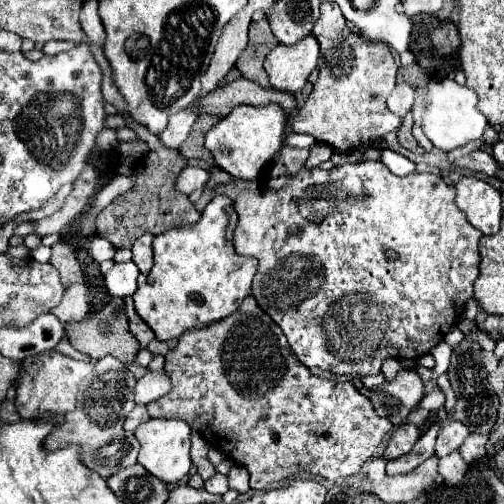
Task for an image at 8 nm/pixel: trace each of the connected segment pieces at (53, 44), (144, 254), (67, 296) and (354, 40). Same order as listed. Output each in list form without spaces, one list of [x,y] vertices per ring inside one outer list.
[[[48,41],[46,45],[44,45],[44,53],[46,55],[56,55],[56,53],[62,53],[62,51],[68,51],[68,49],[72,49],[76,43],[72,43],[72,41]]]
[[[144,233],[136,239],[136,243],[132,247],[132,253],[134,253],[132,261],[138,265],[140,273],[144,273],[144,275],[152,269],[152,239],[154,239],[154,235]]]
[[[82,283],[66,287],[62,303],[52,309],[60,323],[80,323],[88,315],[88,290]]]
[[[322,3],[320,11],[322,15],[312,31],[320,43],[318,81],[294,117],[292,129],[294,133],[308,133],[336,151],[350,151],[360,143],[380,139],[400,127],[400,117],[386,107],[386,97],[396,85],[398,67],[388,45],[370,43],[354,33],[336,3]]]

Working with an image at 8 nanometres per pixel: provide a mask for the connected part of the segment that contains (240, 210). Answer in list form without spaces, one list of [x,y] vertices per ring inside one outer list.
[[[362,161],[362,163],[354,163],[354,165],[348,163],[348,165],[334,167],[334,169],[330,169],[330,171],[324,171],[324,169],[318,169],[318,167],[316,167],[316,169],[310,169],[310,171],[308,171],[308,169],[302,169],[302,173],[298,173],[298,177],[294,177],[294,181],[290,181],[290,185],[286,185],[286,189],[280,189],[280,191],[274,191],[274,189],[242,191],[242,193],[238,195],[238,199],[234,201],[234,205],[236,205],[236,213],[238,213],[240,219],[238,219],[238,227],[236,227],[236,231],[234,231],[234,247],[236,247],[236,251],[238,251],[240,255],[250,255],[250,257],[256,257],[256,259],[258,259],[258,271],[256,271],[256,275],[254,275],[252,295],[254,295],[256,303],[262,307],[262,311],[268,313],[268,315],[282,327],[282,331],[284,331],[284,335],[286,335],[286,339],[288,339],[288,343],[290,343],[294,355],[302,361],[302,365],[306,365],[306,367],[318,367],[318,369],[330,371],[330,373],[334,373],[334,375],[348,375],[348,377],[354,377],[354,379],[362,379],[362,377],[366,377],[366,375],[378,375],[378,373],[380,373],[380,367],[382,367],[382,361],[388,359],[388,357],[394,357],[394,359],[420,359],[422,355],[430,353],[432,347],[436,347],[436,345],[444,339],[444,335],[460,321],[460,315],[462,315],[462,311],[464,311],[464,305],[466,305],[466,301],[472,297],[472,283],[474,283],[474,279],[478,277],[478,263],[480,263],[478,241],[480,241],[480,237],[482,237],[482,231],[474,229],[474,227],[468,223],[466,215],[458,209],[454,197],[456,197],[456,189],[454,189],[452,185],[446,185],[446,181],[444,181],[440,175],[414,171],[414,173],[410,173],[410,175],[406,175],[406,177],[398,177],[398,175],[394,175],[382,161]]]

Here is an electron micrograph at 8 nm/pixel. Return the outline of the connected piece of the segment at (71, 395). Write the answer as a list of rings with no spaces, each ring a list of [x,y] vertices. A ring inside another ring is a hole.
[[[46,351],[42,355],[38,355],[22,371],[22,379],[20,379],[20,385],[16,391],[16,411],[20,413],[22,419],[38,419],[44,413],[64,415],[68,411],[74,411],[78,385],[88,373],[92,373],[92,369],[94,369],[94,363],[76,361],[58,351]]]

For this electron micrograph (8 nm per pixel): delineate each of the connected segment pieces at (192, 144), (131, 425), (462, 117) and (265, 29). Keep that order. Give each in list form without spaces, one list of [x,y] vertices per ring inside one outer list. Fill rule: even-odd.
[[[196,121],[192,131],[190,131],[190,137],[184,141],[180,153],[184,157],[194,157],[194,159],[202,159],[206,161],[208,165],[214,165],[214,159],[212,159],[212,153],[204,147],[204,135],[206,131],[210,131],[218,121]]]
[[[136,405],[136,407],[132,409],[132,413],[126,417],[124,429],[126,429],[126,431],[136,431],[138,425],[140,425],[140,423],[146,423],[148,419],[150,419],[150,417],[148,417],[146,407],[144,407],[144,405]]]
[[[454,81],[454,91],[440,91],[440,107],[428,107],[426,115],[424,115],[424,133],[426,137],[434,143],[434,147],[442,149],[442,151],[452,151],[456,147],[462,147],[470,141],[482,139],[482,131],[488,125],[486,117],[480,113],[478,109],[478,97],[472,89],[456,85]]]
[[[262,19],[258,23],[250,25],[250,41],[242,55],[236,61],[238,71],[242,73],[244,79],[256,81],[260,87],[270,87],[270,81],[266,77],[266,71],[262,67],[266,55],[278,45],[278,39],[270,31],[268,19]]]

